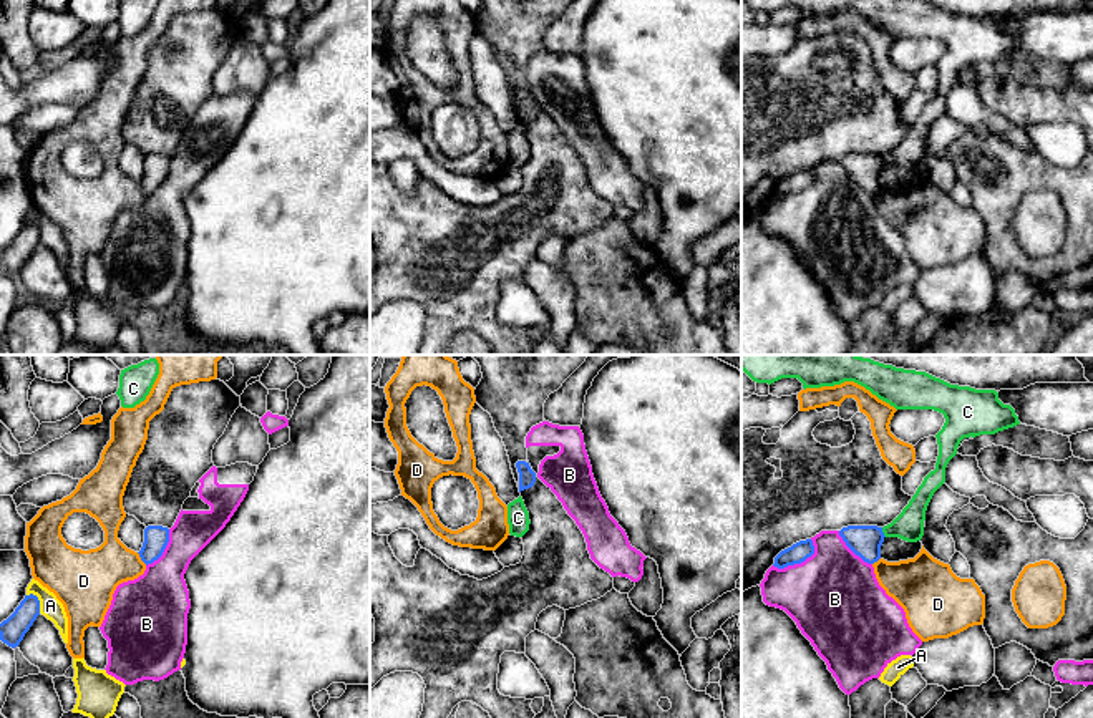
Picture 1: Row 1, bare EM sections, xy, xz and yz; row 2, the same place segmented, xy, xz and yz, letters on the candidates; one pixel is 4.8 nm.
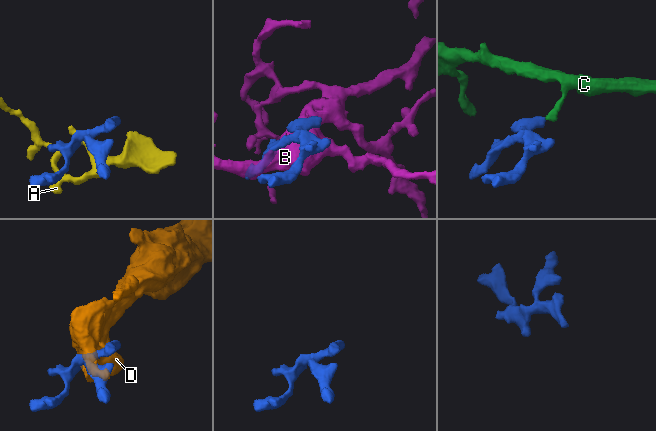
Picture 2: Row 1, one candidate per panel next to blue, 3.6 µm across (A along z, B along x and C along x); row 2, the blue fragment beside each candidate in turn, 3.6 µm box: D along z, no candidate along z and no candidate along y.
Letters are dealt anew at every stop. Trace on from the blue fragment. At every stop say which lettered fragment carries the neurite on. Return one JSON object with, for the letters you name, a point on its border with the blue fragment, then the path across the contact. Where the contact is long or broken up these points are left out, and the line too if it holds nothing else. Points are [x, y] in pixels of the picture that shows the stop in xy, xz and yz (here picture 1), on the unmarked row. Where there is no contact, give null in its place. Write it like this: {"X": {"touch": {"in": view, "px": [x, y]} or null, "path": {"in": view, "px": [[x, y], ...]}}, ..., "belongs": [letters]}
{"belongs": []}

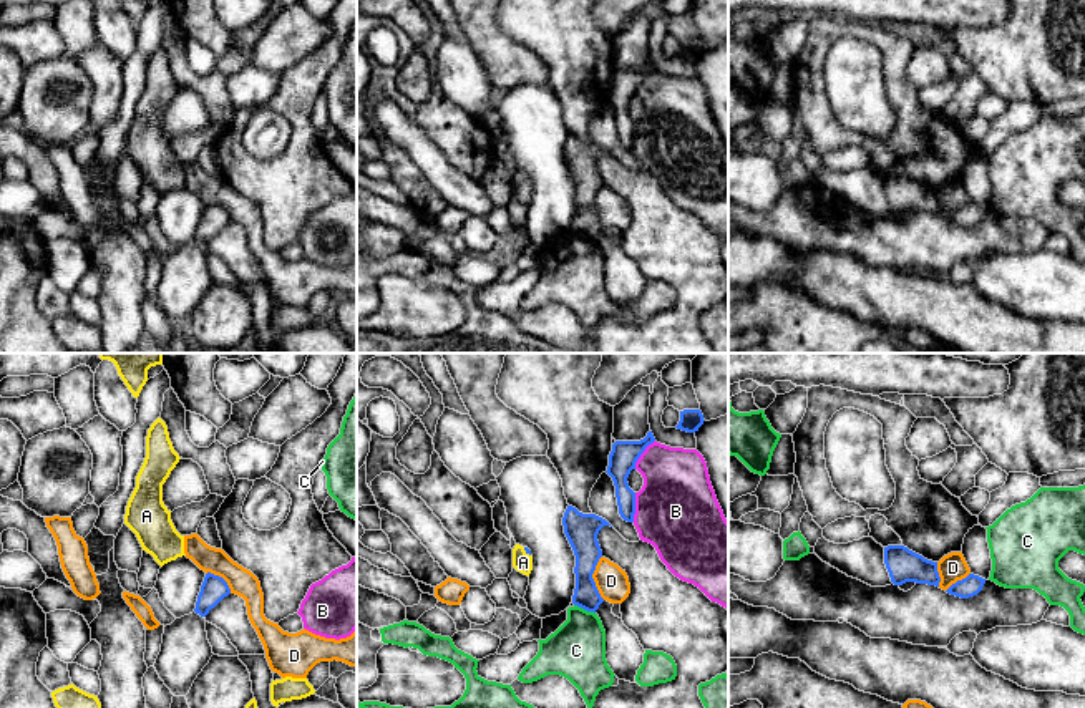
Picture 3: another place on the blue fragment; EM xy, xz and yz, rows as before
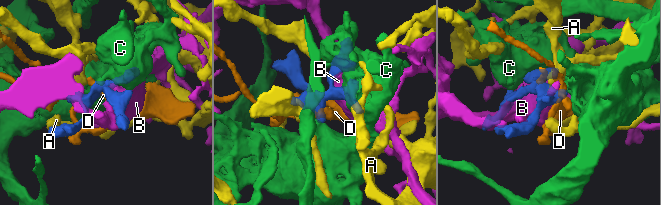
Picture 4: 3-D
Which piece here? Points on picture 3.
{"A": {"touch": {"in": "xz", "px": [526, 181]}, "path": {"in": "xz", "px": [[526, 178], [526, 181], [523, 191]]}}, "belongs": ["A"]}

